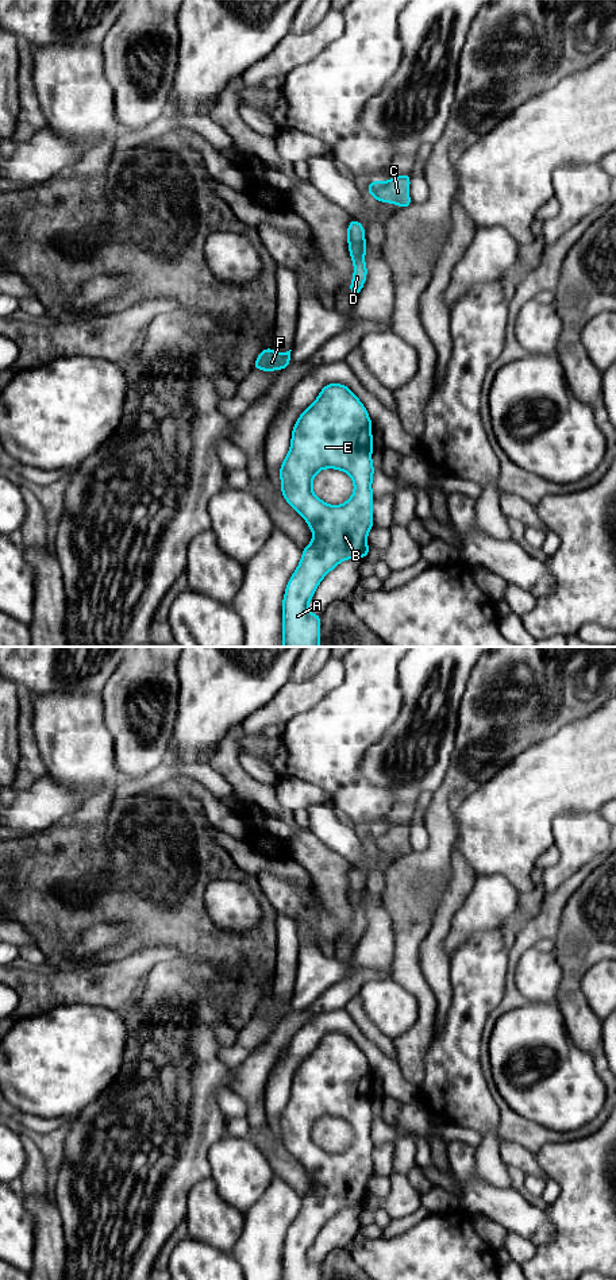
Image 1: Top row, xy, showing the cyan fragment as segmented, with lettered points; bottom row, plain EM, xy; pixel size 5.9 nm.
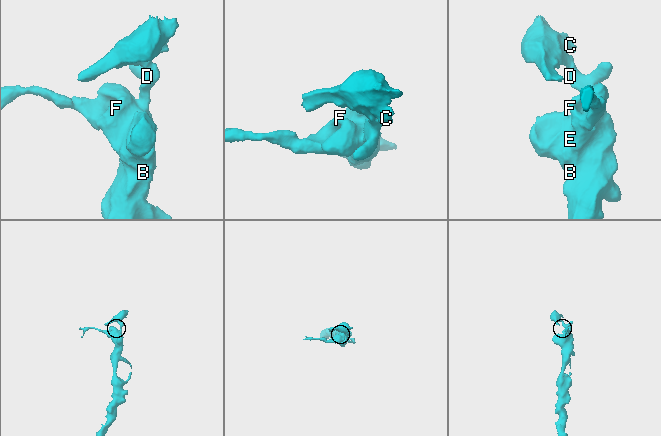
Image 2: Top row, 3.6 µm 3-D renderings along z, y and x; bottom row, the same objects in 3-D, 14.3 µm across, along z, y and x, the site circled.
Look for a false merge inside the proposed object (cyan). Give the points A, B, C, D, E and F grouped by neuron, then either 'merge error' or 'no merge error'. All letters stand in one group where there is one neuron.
A B D E F / C; merge error

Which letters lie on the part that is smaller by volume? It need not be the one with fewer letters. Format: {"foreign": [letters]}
{"foreign": ["C"]}

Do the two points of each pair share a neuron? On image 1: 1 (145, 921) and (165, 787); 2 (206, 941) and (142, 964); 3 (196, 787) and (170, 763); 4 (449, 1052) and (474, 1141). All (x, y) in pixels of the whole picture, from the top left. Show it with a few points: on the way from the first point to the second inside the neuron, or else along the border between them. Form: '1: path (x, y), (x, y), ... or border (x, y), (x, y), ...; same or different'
1: path (150, 887), (150, 855), (158, 832), (168, 821); same
2: border (150, 945), (170, 945), (178, 955); different
3: path (188, 785), (170, 771); same
4: border (447, 1121), (474, 1129), (481, 1136); different

